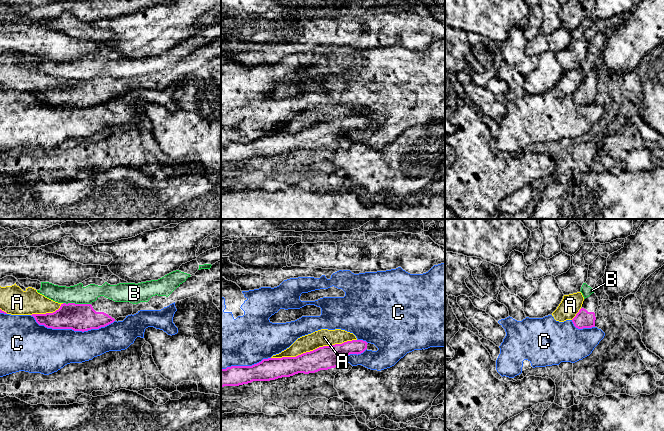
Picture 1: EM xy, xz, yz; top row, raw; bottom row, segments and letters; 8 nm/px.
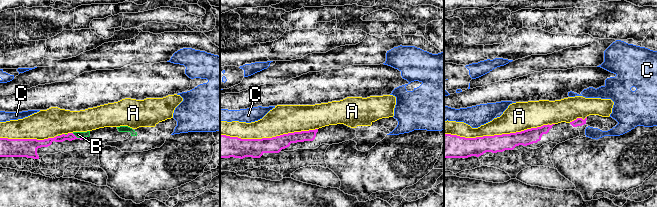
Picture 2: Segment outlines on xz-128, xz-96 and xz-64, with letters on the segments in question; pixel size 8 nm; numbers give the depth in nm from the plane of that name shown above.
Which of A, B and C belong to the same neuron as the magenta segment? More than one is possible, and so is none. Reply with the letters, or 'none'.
none

